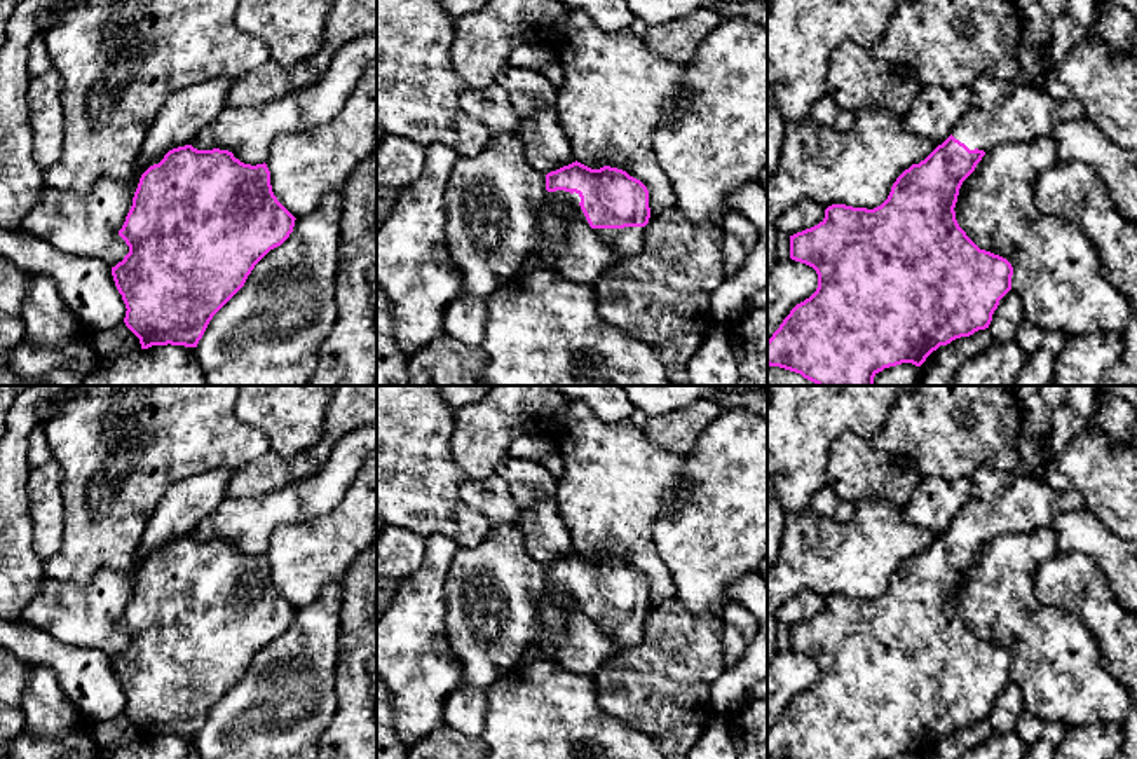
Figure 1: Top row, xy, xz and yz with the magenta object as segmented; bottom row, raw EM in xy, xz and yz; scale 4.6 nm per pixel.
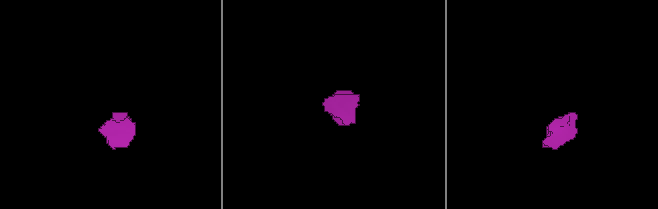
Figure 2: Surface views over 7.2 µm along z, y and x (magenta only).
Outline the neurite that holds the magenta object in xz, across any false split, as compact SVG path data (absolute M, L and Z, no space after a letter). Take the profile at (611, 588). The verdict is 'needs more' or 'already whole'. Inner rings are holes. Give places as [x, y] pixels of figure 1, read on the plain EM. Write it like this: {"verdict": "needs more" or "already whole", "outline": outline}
{"verdict": "needs more", "outline": "M575 551L548 564L546 581L537 611L541 635L525 654L504 667L494 680L497 686L516 684L532 663L556 663L568 625L568 612L553 602L556 591L565 591L574 607L589 616L619 647L633 649L643 635L650 609L649 581L626 562L610 557L591 560Z"}

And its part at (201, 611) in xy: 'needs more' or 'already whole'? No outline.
already whole

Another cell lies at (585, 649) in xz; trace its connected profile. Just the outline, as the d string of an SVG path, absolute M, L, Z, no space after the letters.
M555 591L553 602L568 612L568 625L558 647L556 663L577 675L595 675L607 661L623 661L626 649L609 639L584 612L577 611L565 591Z

